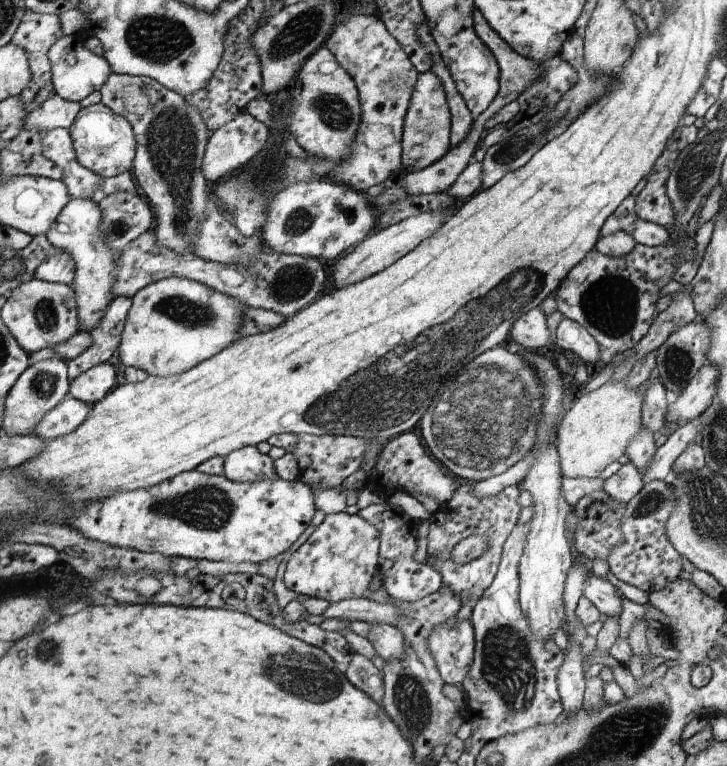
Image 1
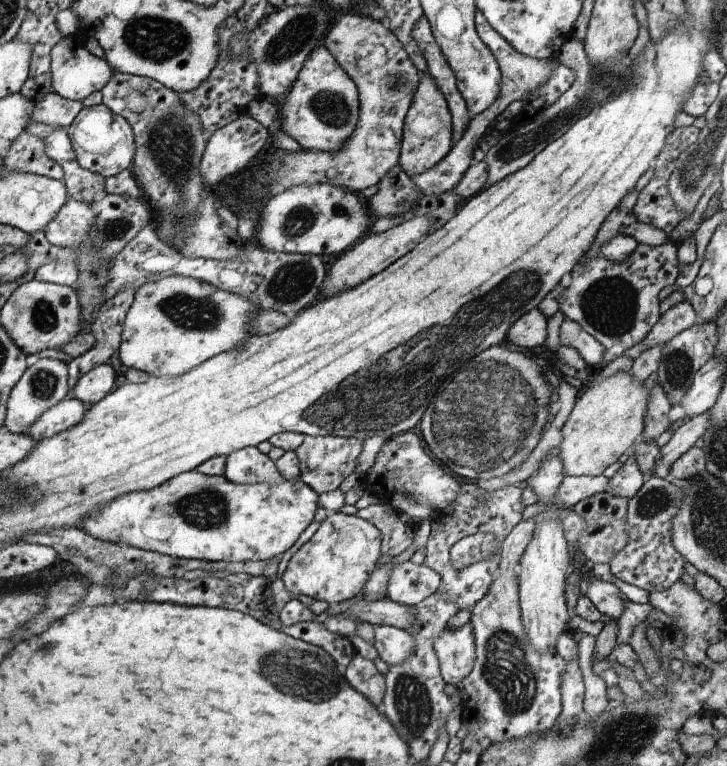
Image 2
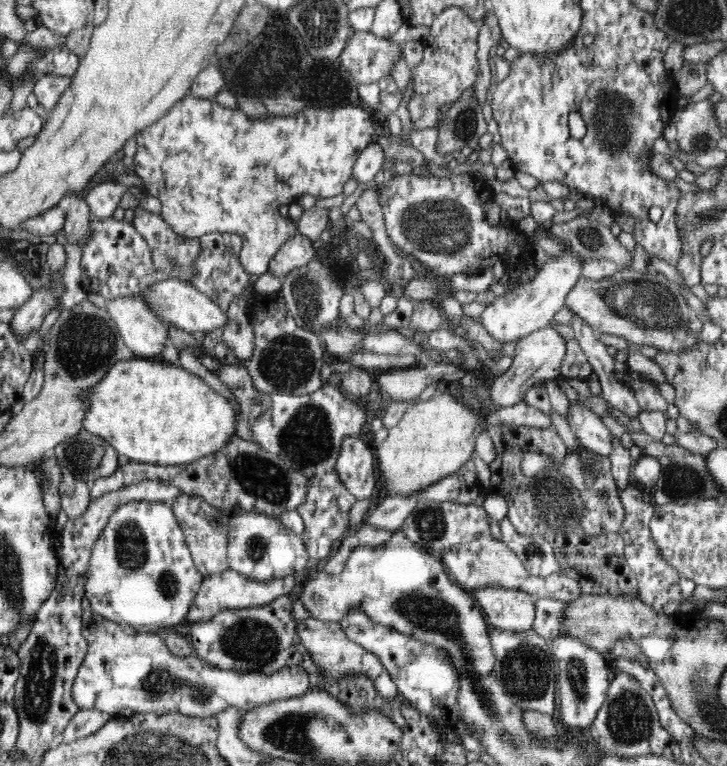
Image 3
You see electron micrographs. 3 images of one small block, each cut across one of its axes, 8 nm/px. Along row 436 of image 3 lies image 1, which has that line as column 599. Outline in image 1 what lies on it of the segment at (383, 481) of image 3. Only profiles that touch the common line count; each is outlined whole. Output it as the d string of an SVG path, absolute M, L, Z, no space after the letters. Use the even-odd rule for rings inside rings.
M620 380L620 382L608 381L598 390L589 394L580 391L558 427L557 439L559 440L564 478L590 478L592 480L598 478L608 464L617 462L620 456L624 454L628 442L631 442L642 428L640 422L643 422L641 419L643 401L644 396L638 394L638 389L628 388L625 380Z

